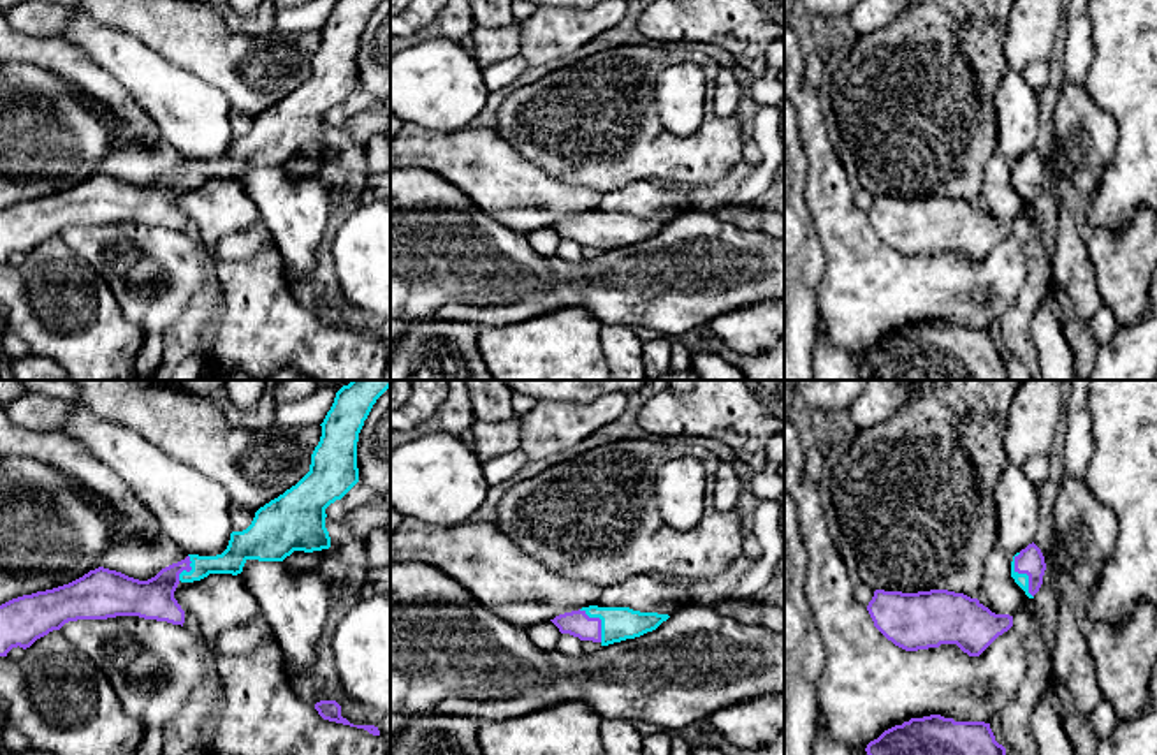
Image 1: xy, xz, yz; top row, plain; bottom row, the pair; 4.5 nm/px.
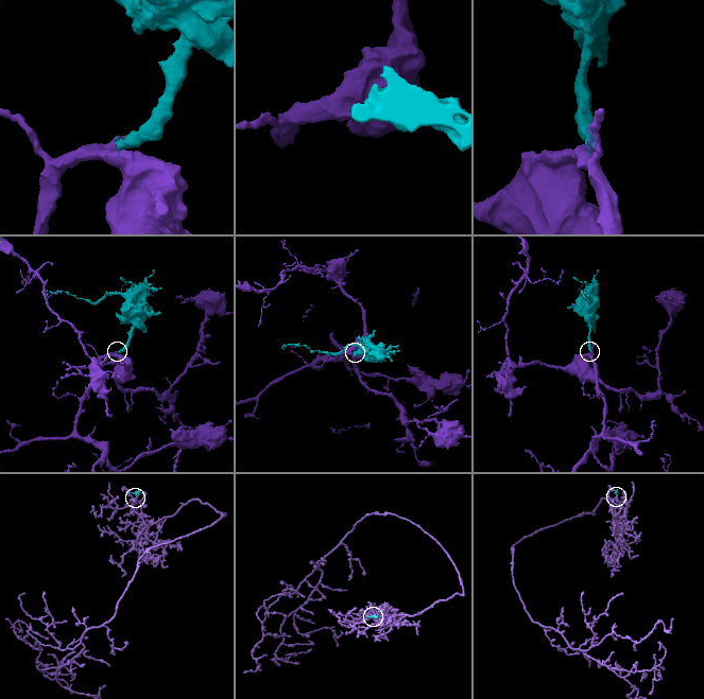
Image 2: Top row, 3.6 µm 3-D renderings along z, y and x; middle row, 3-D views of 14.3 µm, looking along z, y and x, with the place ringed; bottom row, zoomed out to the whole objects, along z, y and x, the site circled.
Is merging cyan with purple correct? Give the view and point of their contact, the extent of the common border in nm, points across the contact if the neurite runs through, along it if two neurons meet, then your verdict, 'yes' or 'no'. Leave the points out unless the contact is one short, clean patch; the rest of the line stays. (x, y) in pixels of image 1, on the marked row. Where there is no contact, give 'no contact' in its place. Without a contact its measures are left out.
contact yz (1024, 574); length 220 nm; way yz (1022, 579), (1024, 574), (1031, 560); yes

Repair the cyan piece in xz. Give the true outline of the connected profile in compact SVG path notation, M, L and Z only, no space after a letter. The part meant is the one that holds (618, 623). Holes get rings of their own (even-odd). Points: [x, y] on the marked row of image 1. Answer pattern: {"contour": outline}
{"contour": "M589 605L559 614L550 621L561 634L608 646L652 632L668 618L668 614L640 612L629 607Z"}

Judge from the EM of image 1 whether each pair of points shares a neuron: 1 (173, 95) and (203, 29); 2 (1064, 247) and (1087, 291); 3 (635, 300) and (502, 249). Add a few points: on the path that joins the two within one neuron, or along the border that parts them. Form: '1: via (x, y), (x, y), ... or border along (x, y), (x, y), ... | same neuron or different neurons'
1: border along (148, 46), (220, 88) | different neurons
2: via (1071, 257), (1071, 268), (1078, 280) | same neuron
3: via (602, 287), (535, 282) | same neuron

